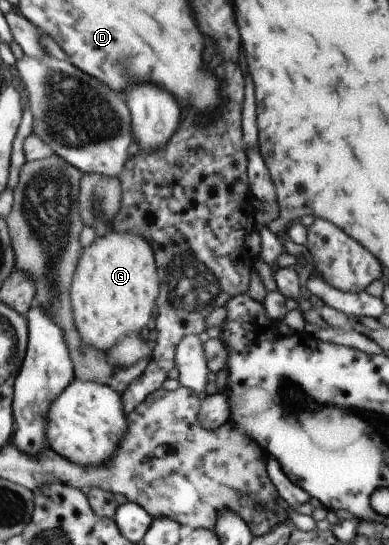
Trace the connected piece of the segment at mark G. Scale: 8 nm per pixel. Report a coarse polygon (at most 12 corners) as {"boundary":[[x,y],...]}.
{"boundary":[[113,230],[69,285],[80,342],[107,353],[151,316],[151,244]]}

